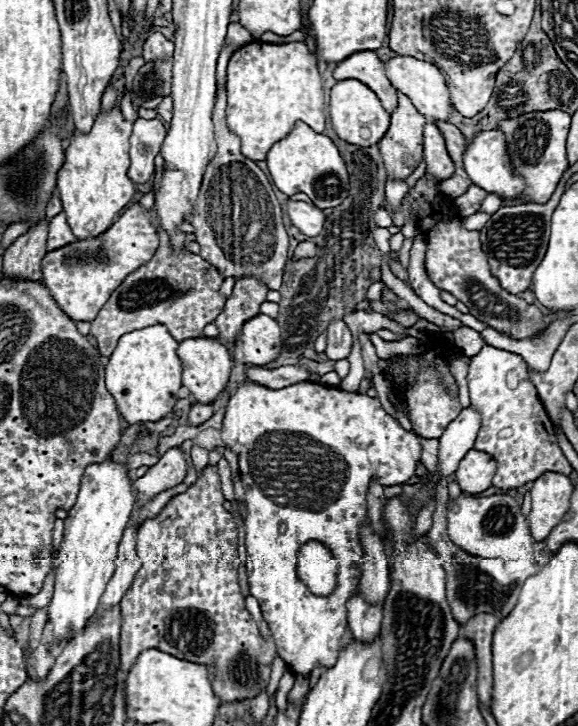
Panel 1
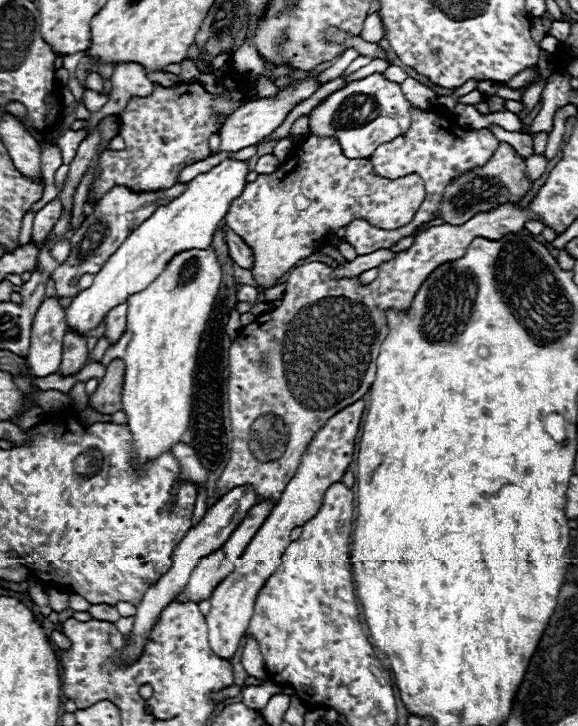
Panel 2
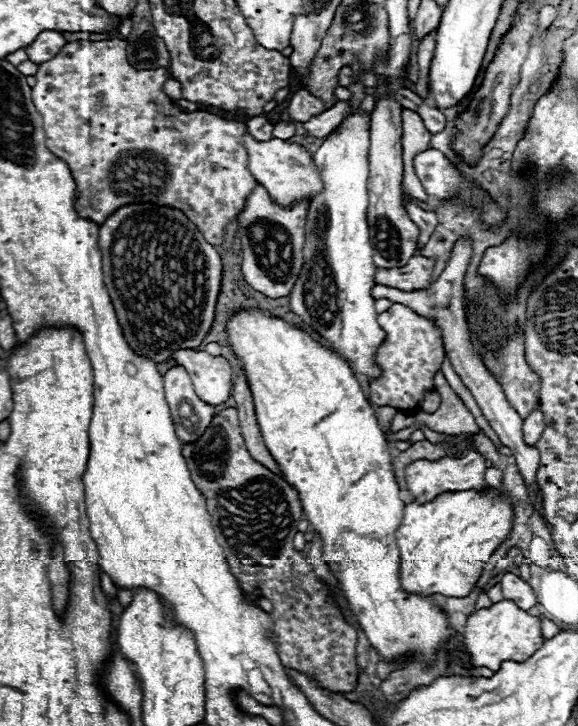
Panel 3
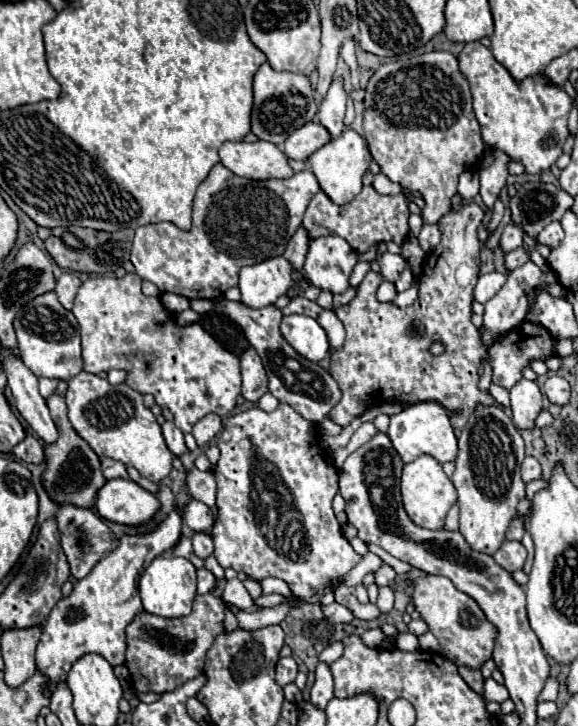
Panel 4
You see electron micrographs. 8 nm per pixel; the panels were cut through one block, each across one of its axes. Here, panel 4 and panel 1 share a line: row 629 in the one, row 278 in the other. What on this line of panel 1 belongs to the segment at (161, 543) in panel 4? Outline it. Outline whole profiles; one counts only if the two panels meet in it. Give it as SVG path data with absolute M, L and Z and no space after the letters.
M140 202L130 204L130 208L102 234L86 240L72 242L58 250L52 250L42 260L42 282L52 292L58 306L72 318L90 322L98 316L100 308L110 298L110 292L154 256L158 248L158 232L150 222L150 210Z

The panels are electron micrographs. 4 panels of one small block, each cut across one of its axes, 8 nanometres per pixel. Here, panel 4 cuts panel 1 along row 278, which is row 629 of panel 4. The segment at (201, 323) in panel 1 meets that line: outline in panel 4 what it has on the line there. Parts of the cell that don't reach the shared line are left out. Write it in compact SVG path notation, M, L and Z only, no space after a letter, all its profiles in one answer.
M222 582L216 590L196 596L190 616L184 618L162 618L146 610L134 616L126 626L126 666L132 674L136 692L164 694L202 674L210 644L224 632L224 602L220 594Z

